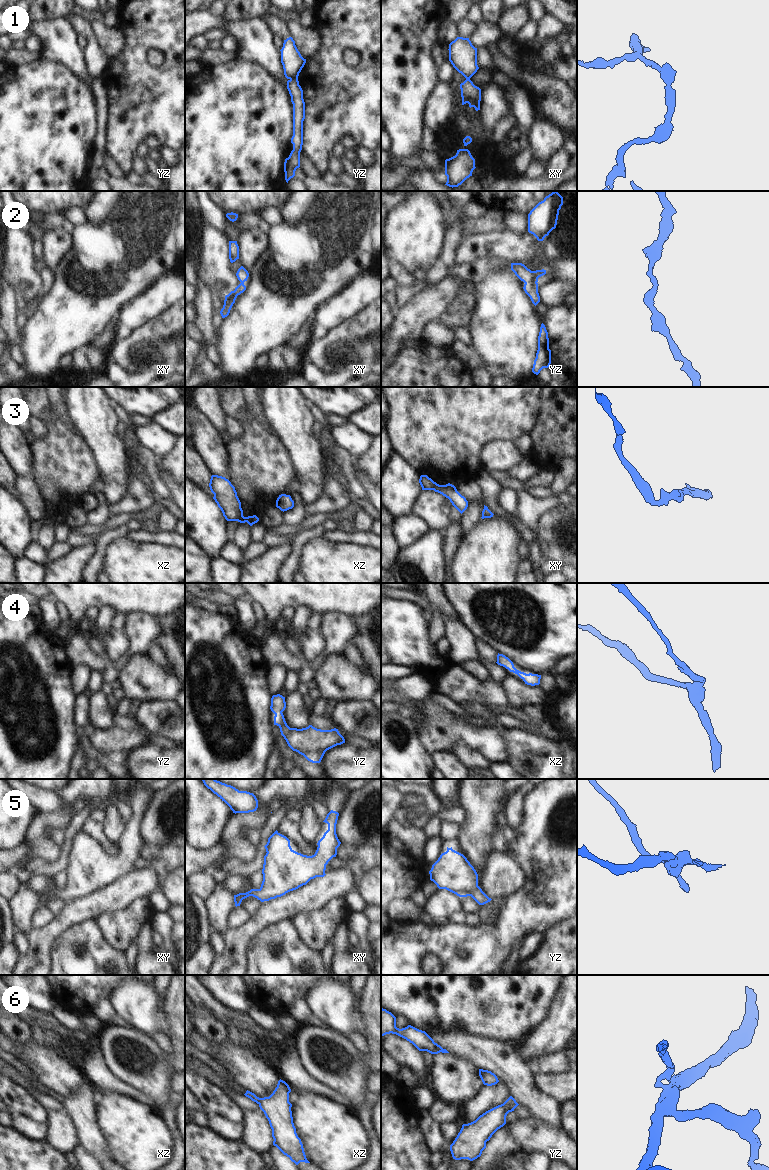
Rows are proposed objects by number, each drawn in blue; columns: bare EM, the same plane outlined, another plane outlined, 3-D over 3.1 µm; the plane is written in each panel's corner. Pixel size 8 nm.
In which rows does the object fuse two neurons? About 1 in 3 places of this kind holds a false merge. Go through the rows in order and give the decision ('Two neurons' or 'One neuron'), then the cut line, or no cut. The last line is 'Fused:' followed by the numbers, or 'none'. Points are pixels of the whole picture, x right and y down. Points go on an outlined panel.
1: Two neurons. Split along yz (297, 77), (290, 79)
2: One neuron. No split
3: Two neurons. Split along xz (242, 515), (235, 520)
4: One neuron. No split
5: One neuron. No split
6: One neuron. No split
Fused: 1, 3

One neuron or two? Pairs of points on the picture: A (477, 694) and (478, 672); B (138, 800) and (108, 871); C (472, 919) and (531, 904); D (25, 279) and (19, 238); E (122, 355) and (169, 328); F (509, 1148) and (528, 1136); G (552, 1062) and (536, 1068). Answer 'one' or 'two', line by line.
A: two
B: one
C: two
D: one
E: one
F: two
G: one

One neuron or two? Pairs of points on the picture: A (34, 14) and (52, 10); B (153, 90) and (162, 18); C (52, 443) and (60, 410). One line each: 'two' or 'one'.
A: one
B: one
C: two

